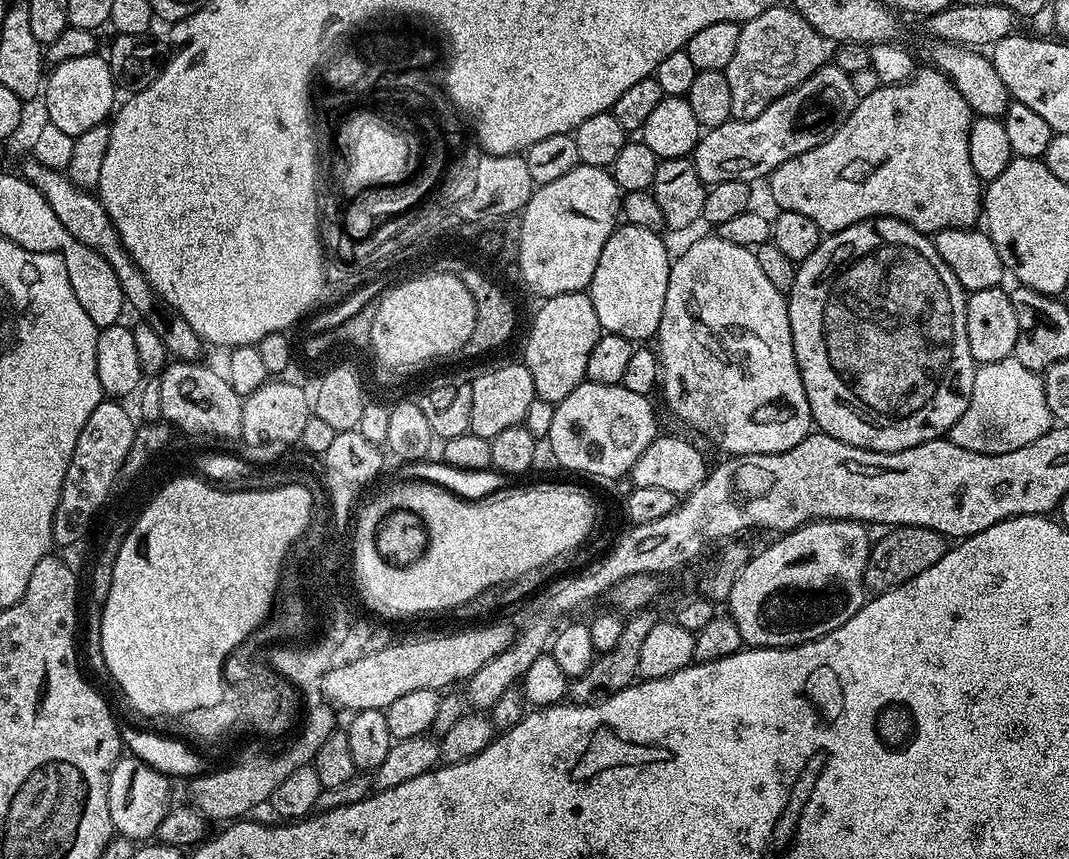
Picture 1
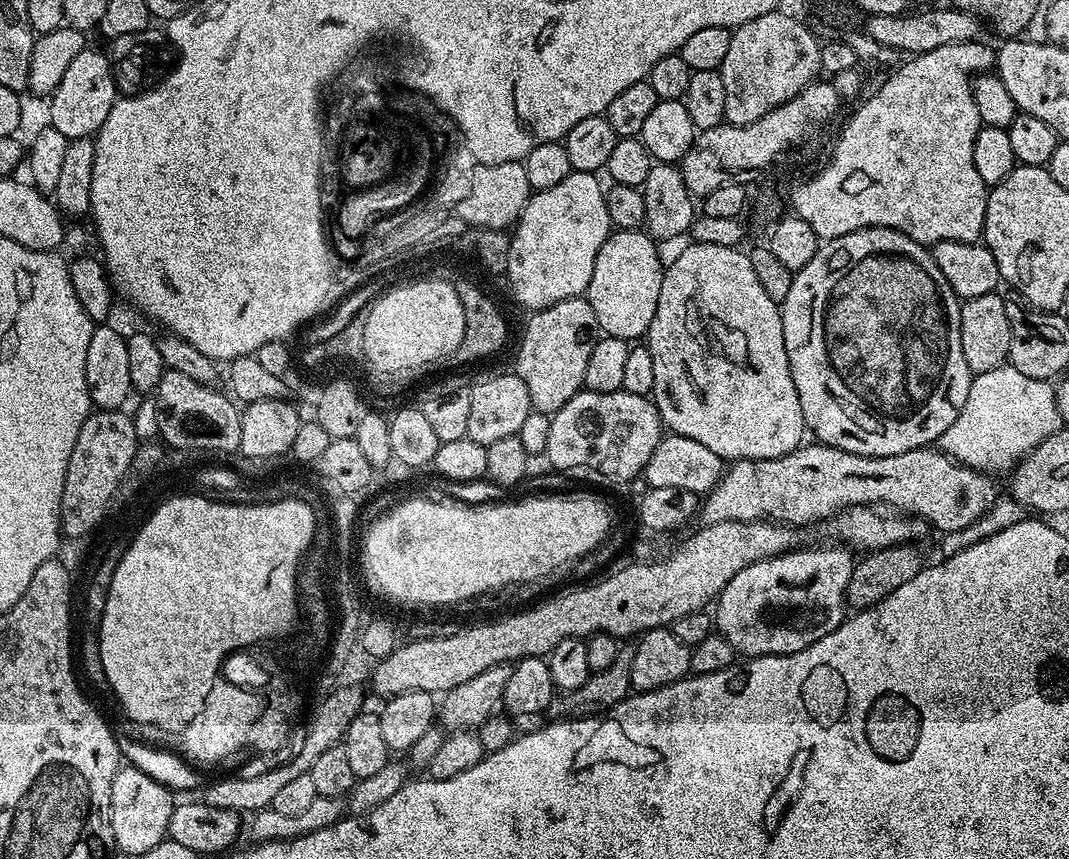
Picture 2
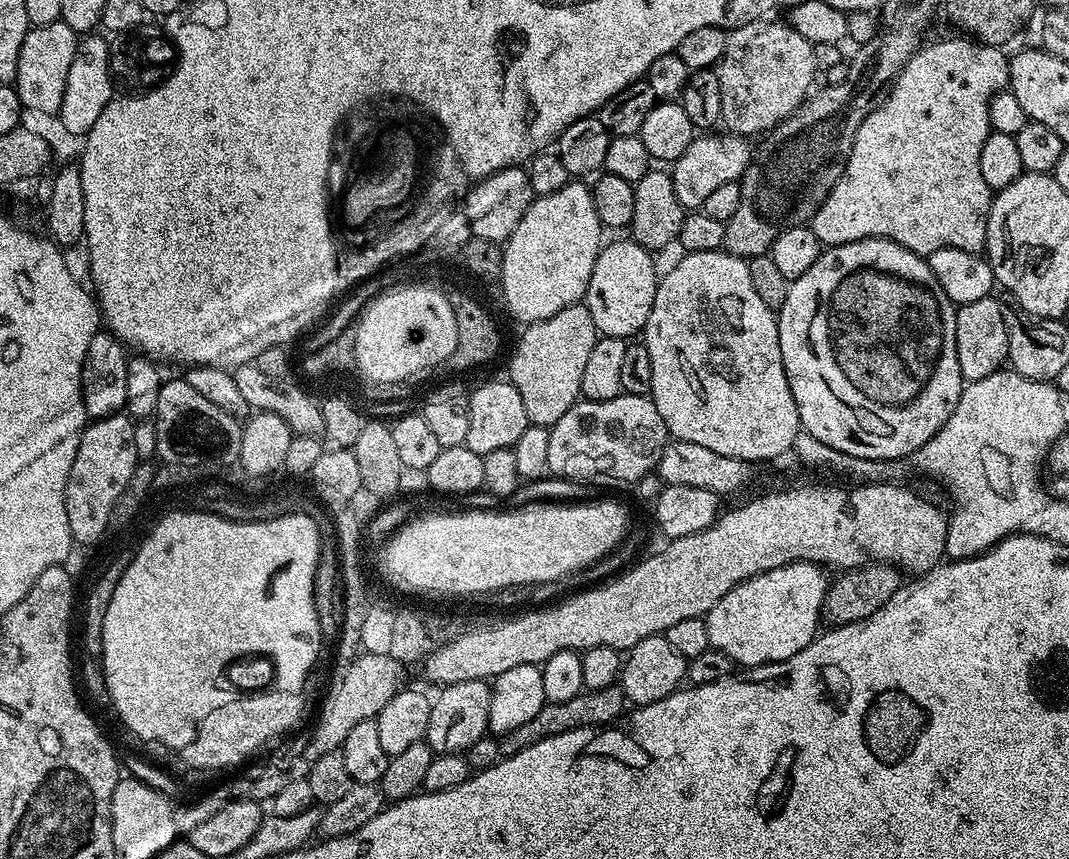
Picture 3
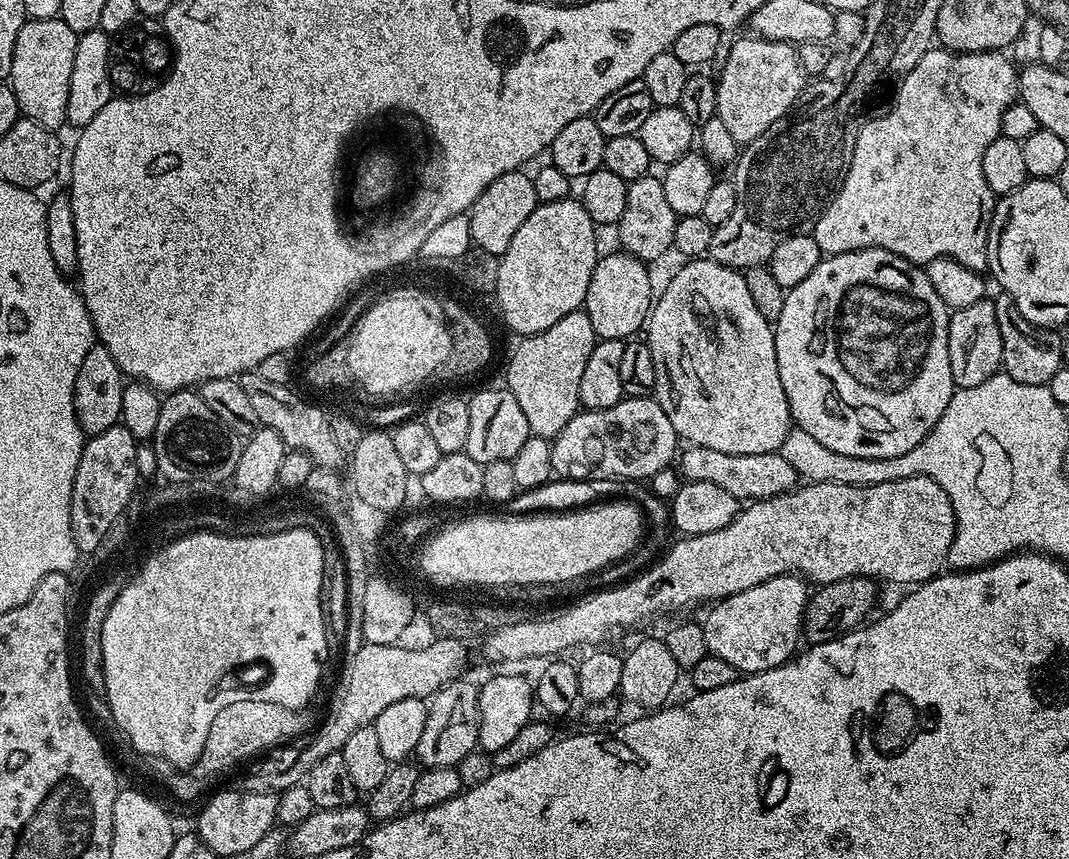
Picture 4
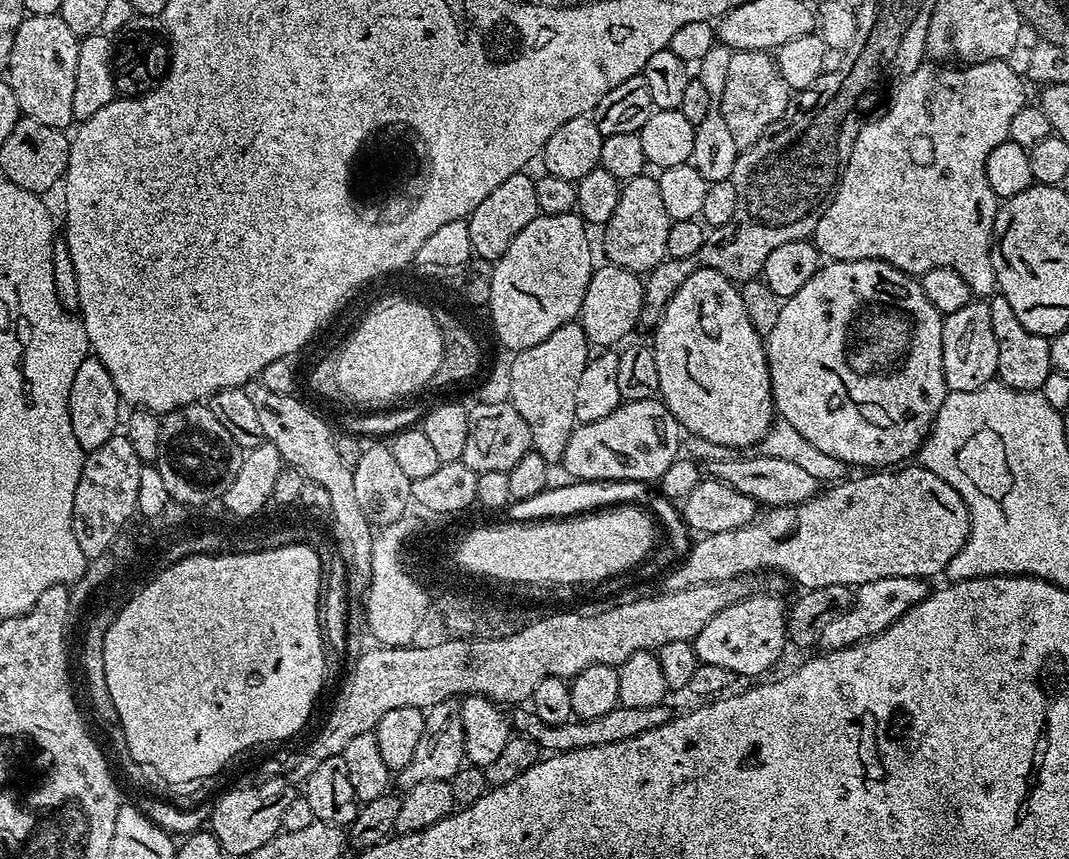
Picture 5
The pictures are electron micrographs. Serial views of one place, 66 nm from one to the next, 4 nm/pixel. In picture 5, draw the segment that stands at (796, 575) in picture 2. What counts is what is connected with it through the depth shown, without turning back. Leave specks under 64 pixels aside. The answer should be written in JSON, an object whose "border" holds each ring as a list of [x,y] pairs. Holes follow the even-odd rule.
{"border":[[[749,594],[745,596],[744,599],[737,602],[737,604],[726,606],[726,610],[722,610],[716,614],[714,618],[710,618],[710,622],[706,622],[706,626],[702,626],[702,630],[698,633],[695,640],[692,641],[692,648],[696,651],[696,658],[699,663],[709,664],[710,666],[723,666],[725,670],[735,672],[737,677],[740,678],[744,678],[744,676],[756,676],[752,678],[760,678],[765,675],[763,672],[766,671],[767,668],[772,667],[779,660],[780,655],[784,652],[784,644],[787,645],[788,643],[788,617],[786,615],[786,604],[783,604],[783,602],[776,596],[755,596],[755,594]]]}

